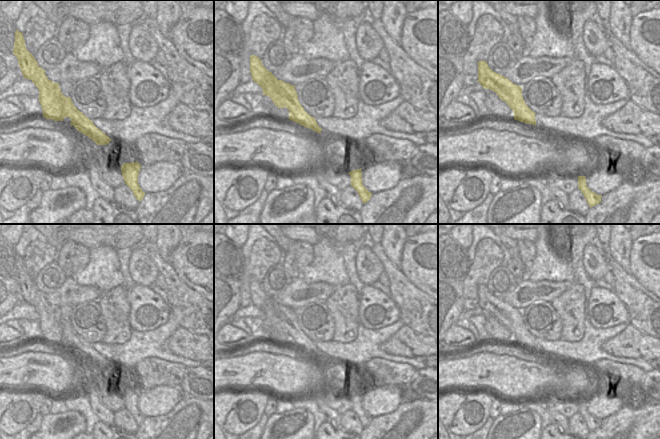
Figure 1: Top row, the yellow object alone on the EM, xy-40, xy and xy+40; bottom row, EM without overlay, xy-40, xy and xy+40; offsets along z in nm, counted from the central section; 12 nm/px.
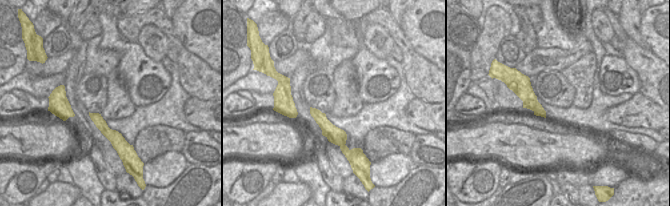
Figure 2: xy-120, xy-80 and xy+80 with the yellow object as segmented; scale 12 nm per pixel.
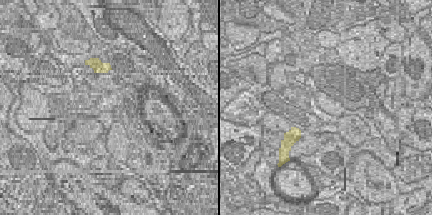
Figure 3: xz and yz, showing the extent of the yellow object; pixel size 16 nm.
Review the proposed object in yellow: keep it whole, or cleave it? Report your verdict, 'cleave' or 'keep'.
cleave

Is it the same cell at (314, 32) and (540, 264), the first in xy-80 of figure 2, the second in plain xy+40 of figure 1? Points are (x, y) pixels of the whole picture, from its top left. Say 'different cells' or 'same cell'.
different cells

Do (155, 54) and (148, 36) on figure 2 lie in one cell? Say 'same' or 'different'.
same

